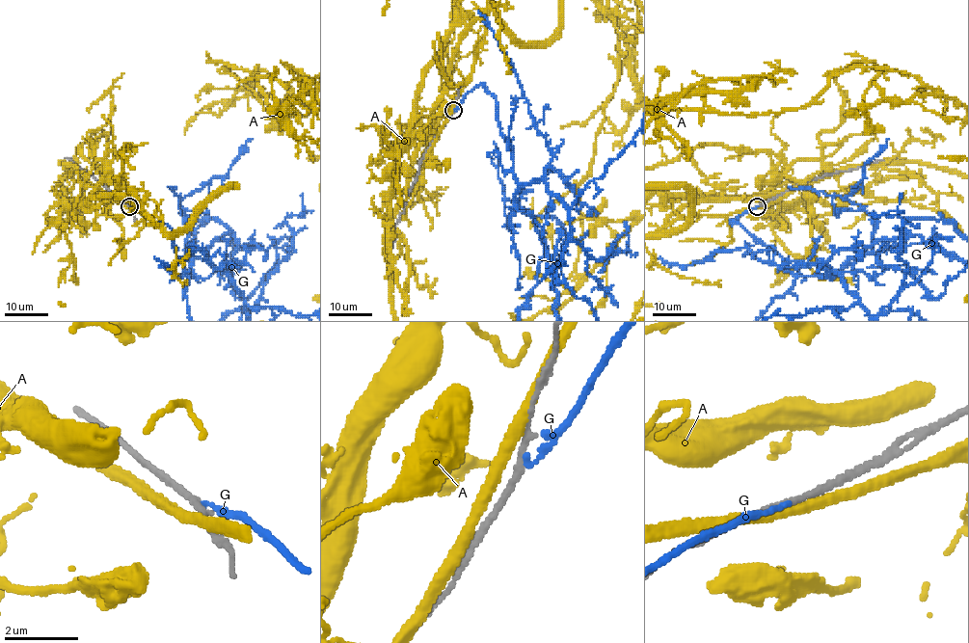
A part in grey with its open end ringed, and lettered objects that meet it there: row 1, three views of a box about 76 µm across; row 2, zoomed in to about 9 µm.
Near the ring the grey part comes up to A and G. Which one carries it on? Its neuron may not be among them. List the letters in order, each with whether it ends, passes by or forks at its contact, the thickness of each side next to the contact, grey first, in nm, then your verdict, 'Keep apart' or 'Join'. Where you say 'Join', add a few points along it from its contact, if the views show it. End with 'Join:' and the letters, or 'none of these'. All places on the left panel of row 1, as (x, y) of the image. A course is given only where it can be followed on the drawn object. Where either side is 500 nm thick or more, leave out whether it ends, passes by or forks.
A: It passes by. Thickness 100 nm (grey) against 280 nm. Keep apart
G: It ends there. Thickness 140 nm (grey) against 130 nm. Join
Join: G

